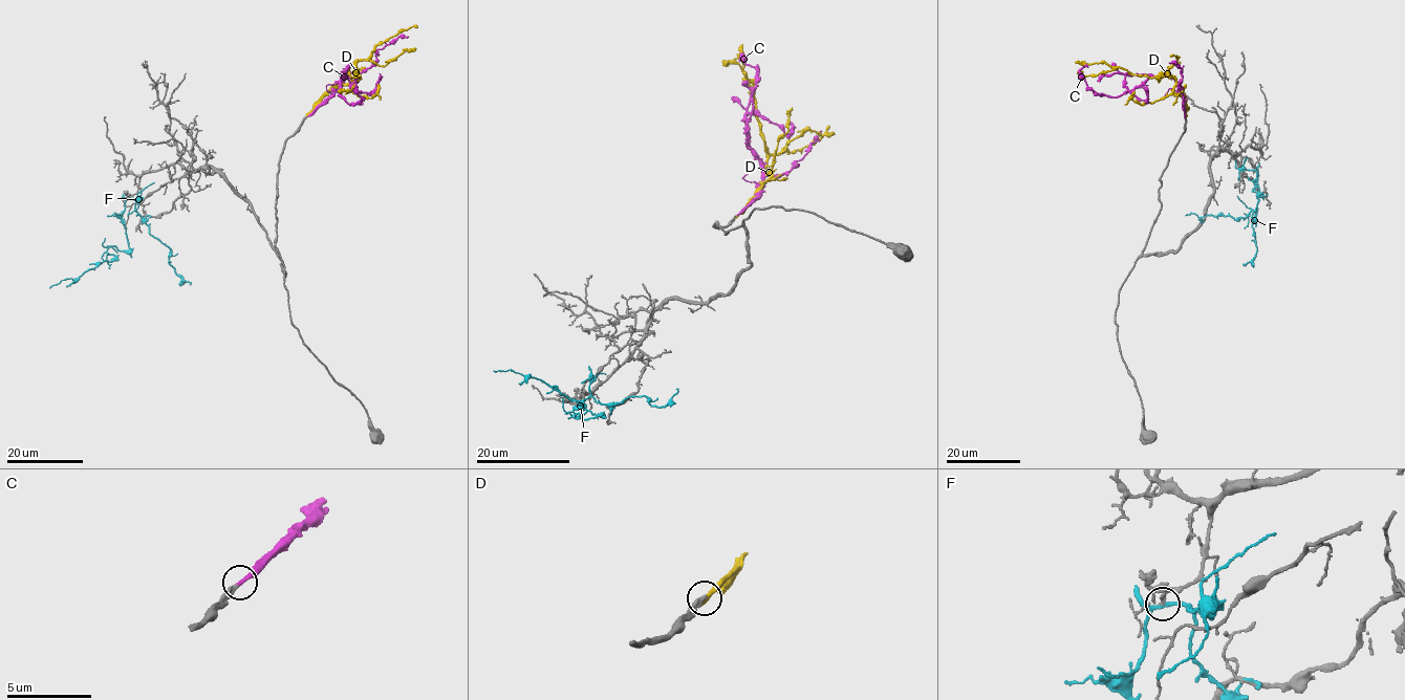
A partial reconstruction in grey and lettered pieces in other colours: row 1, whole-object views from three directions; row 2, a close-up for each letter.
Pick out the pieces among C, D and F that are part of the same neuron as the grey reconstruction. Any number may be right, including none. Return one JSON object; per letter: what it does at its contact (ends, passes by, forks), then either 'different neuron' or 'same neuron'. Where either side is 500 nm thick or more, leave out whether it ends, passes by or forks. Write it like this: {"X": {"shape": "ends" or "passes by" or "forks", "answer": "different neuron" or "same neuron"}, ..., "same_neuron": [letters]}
{"C": {"shape": "ends", "answer": "same neuron"}, "D": {"shape": "ends", "answer": "different neuron"}, "F": {"shape": "forks", "answer": "different neuron"}, "same_neuron": ["C"]}

